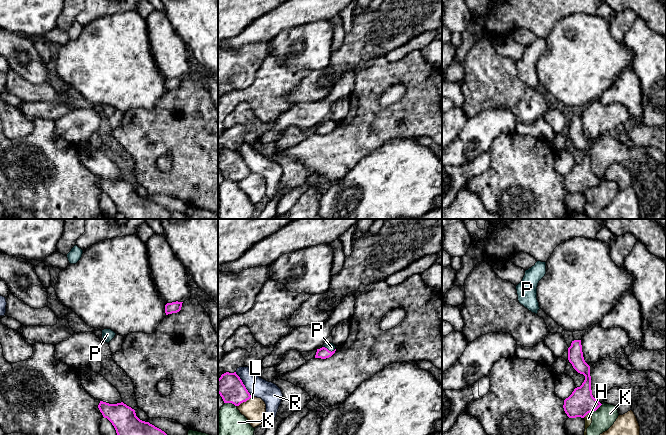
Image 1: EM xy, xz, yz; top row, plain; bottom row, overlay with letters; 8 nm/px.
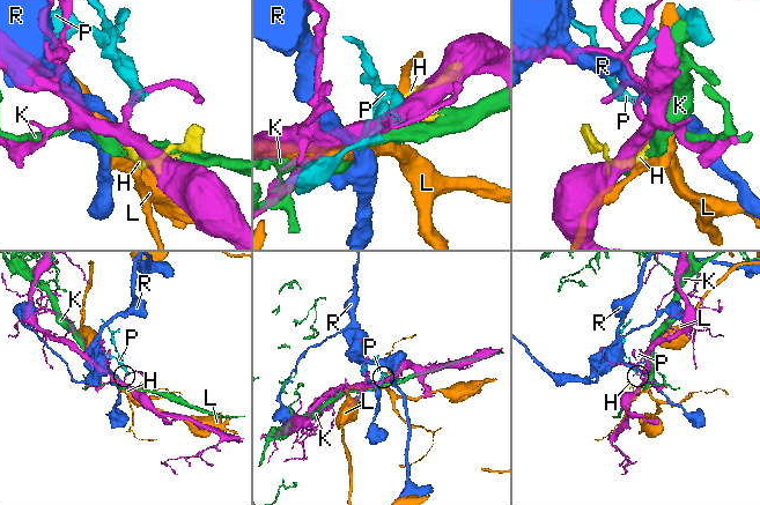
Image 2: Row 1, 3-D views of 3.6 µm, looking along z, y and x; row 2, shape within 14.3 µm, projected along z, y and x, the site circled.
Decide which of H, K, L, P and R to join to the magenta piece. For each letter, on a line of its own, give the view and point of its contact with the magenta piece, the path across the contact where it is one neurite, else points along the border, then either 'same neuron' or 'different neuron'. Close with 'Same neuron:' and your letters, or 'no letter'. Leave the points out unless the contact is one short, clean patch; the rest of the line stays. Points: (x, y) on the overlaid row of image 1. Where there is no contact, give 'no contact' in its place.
H: contact yz (587, 413); different neuron
K: contact yz (597, 408); different neuron
L: contact xz (244, 401); different neuron
P: contact xz (328, 350); way xz (323, 353), (328, 350), (331, 347); same neuron
R: contact xz (243, 384); different neuron
Same neuron: P

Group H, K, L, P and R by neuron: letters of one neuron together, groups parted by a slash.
H K / L / P / R

